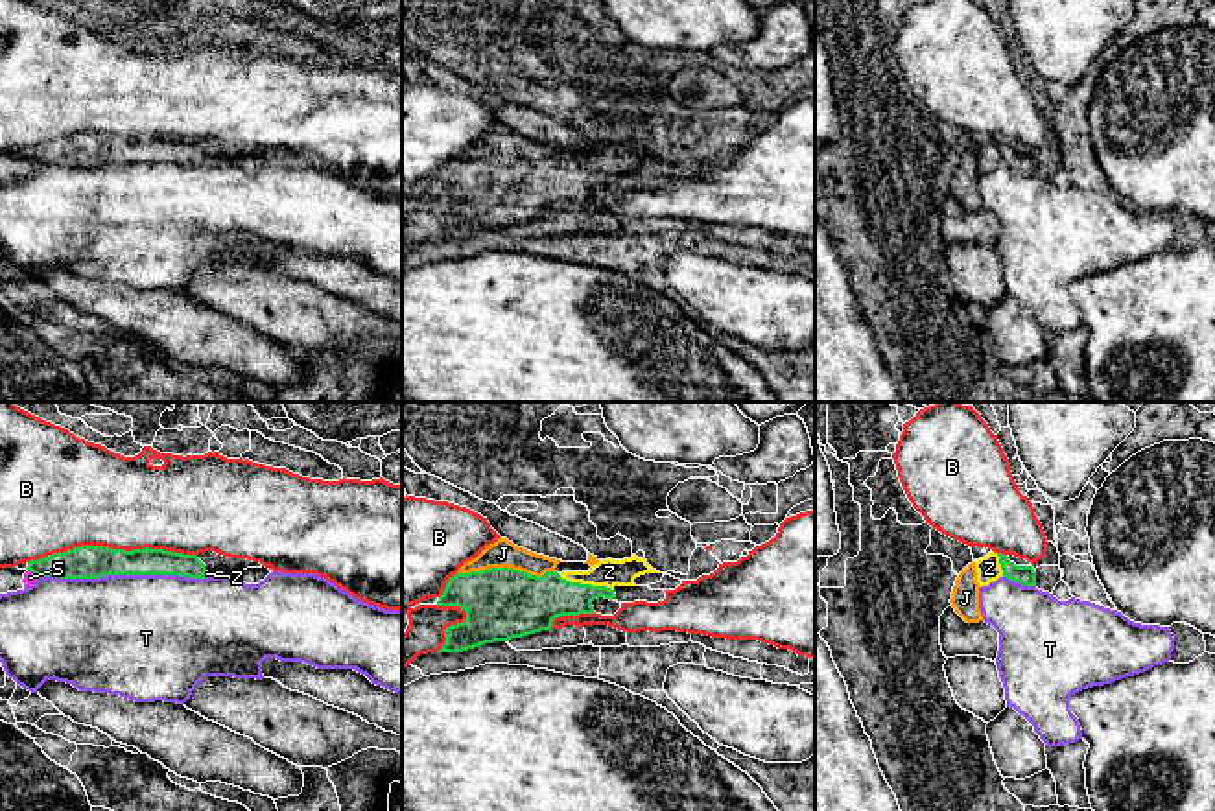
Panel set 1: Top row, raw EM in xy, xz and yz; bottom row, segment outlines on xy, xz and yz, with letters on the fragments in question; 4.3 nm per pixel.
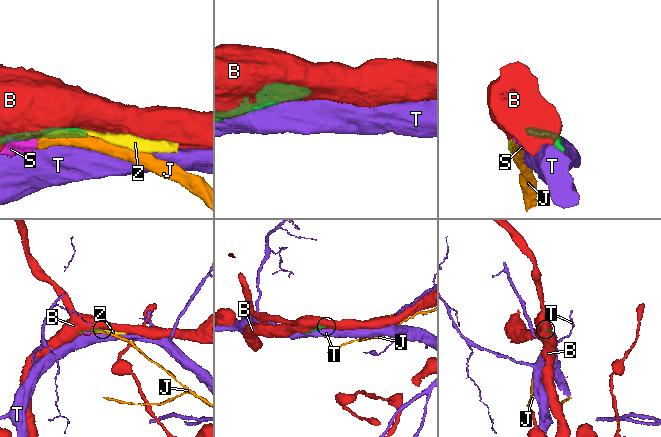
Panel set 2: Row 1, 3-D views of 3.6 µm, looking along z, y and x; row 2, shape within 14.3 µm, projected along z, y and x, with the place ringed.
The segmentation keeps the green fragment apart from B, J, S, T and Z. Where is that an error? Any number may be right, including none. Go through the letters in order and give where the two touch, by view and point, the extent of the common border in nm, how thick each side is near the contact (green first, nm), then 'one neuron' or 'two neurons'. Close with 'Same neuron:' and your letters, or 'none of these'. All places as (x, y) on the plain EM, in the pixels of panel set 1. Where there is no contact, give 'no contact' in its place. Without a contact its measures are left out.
B: contact xy (111, 137); length 750 nm; calibres 140 and 440 nm; two neurons
J: contact xz (506, 155); length 420 nm; calibres 320 and 120 nm; two neurons
S: contact xy (34, 159); length 50 nm; calibres 140 and 50 nm; two neurons
T: contact xy (122, 161); length 750 nm; calibres 140 and 500 nm; two neurons
Z: contact xz (585, 172); length 240 nm; calibres 240 and 120 nm; one neuron
Same neuron: Z

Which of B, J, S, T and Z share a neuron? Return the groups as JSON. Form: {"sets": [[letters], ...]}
{"sets": [["B"], ["J", "S"], ["T"], ["Z"]]}

